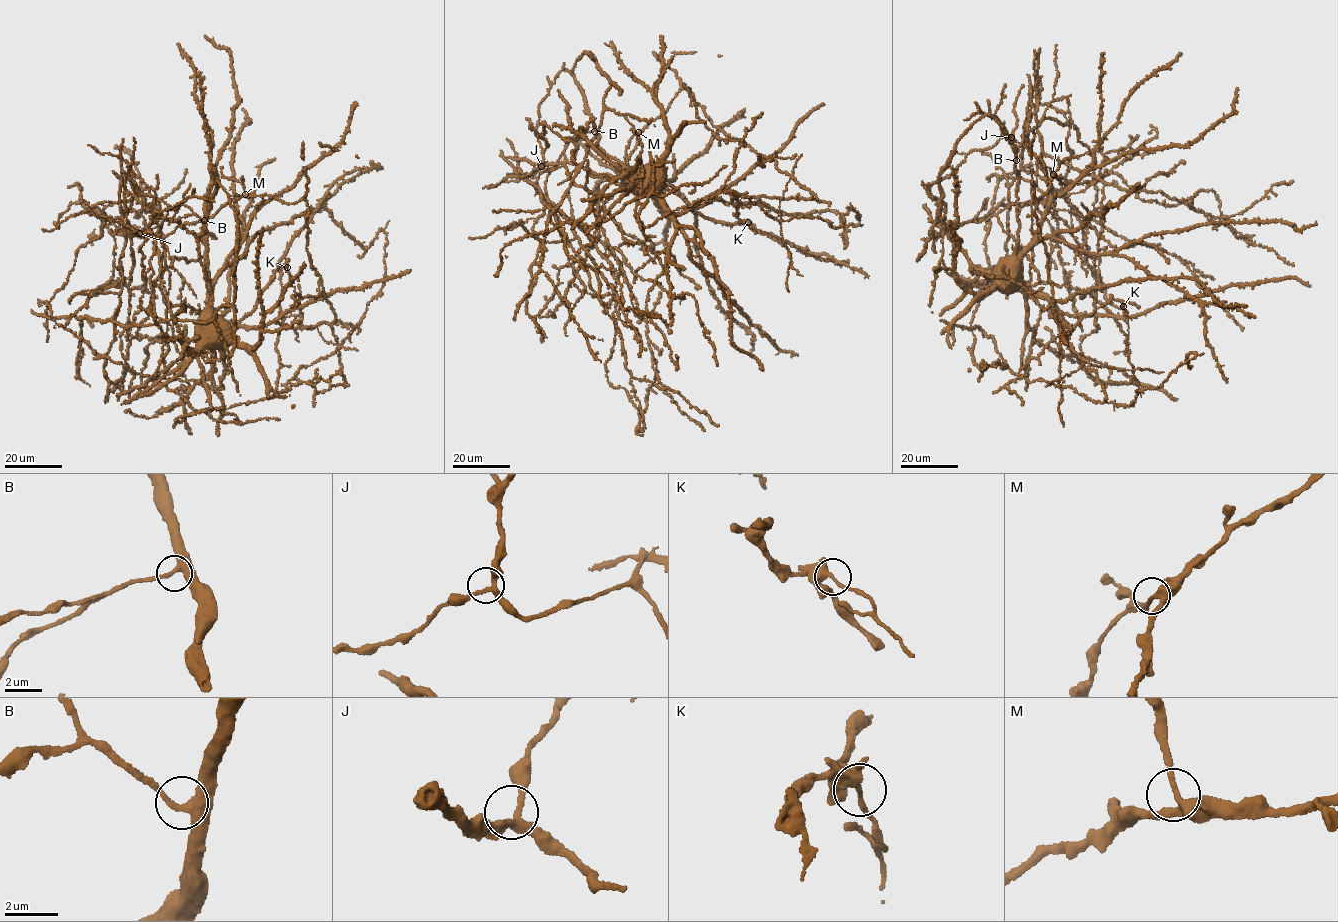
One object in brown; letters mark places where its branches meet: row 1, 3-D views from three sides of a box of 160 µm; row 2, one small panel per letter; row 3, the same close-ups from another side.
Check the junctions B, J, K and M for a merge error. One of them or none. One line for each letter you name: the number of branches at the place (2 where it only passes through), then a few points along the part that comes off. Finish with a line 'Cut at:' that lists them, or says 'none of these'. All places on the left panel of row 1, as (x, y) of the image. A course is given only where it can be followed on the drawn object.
K: branches 3; course (287, 267), (295, 299), (300, 304), (302, 325), (311, 329), (316, 326), (326, 342), (357, 350)
Cut at: K

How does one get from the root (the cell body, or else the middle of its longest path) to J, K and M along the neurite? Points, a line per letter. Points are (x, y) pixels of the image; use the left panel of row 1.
J: (220, 328), (209, 297), (205, 243), (179, 223), (166, 219), (139, 233)
K: (220, 328), (204, 218), (244, 196), (307, 202), (306, 251), (338, 344), (301, 325), (287, 267)
M: (220, 328), (209, 296), (203, 219), (245, 194)

